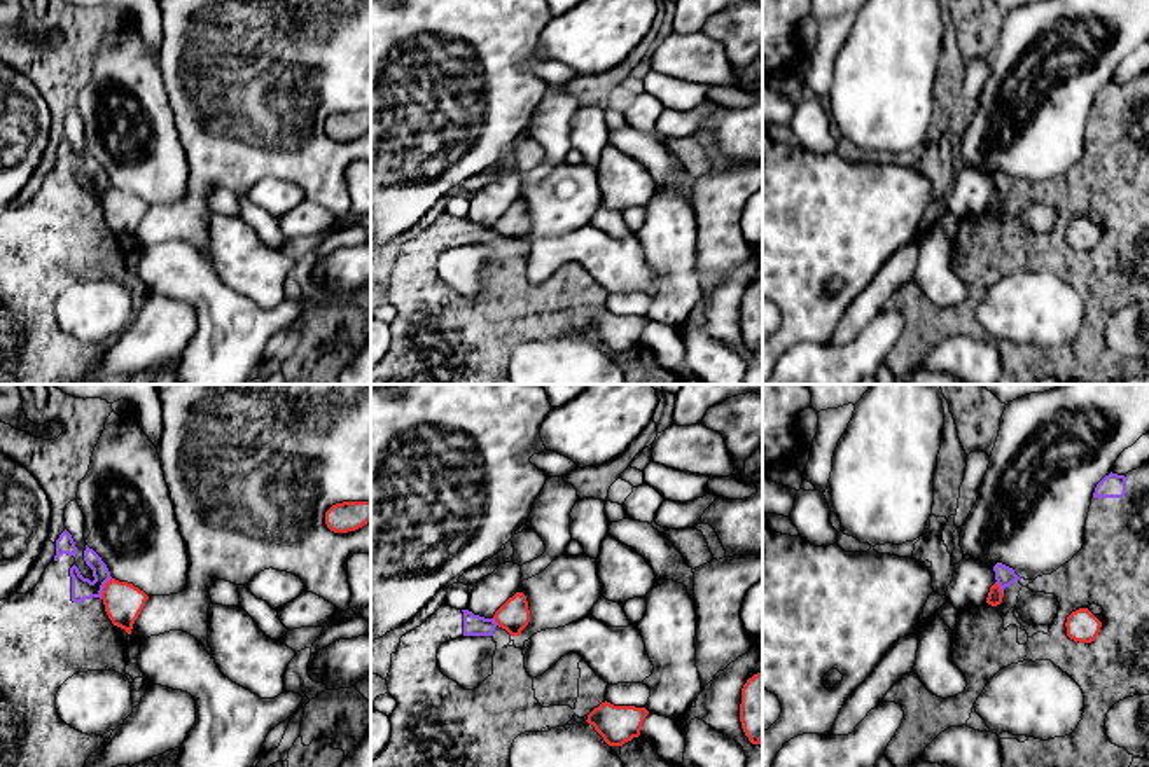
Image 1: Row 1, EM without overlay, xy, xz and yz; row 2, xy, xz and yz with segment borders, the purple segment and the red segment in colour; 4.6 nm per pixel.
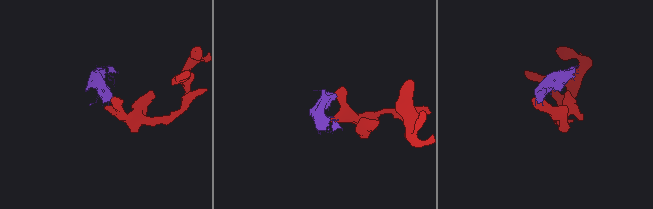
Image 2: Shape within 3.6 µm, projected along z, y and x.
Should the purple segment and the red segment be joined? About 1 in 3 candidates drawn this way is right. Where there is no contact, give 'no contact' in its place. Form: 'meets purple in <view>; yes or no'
meets purple in xy; no

